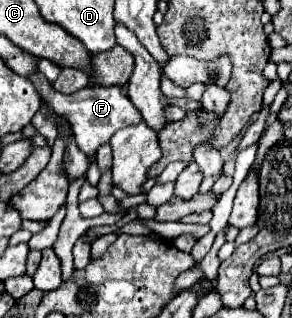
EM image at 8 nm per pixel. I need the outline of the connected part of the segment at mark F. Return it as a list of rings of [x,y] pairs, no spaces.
[[[39,73],[29,75],[29,81],[35,83],[35,89],[41,93],[43,99],[47,99],[51,103],[51,107],[59,115],[65,115],[69,119],[69,123],[73,127],[73,137],[77,141],[77,147],[85,155],[97,153],[97,149],[103,143],[107,143],[117,129],[143,121],[141,111],[131,103],[131,99],[127,97],[127,93],[123,91],[121,85],[113,85],[113,87],[85,87],[85,89],[81,89],[77,93],[65,95],[65,93],[59,93],[53,87],[53,83],[47,77],[39,75]]]

